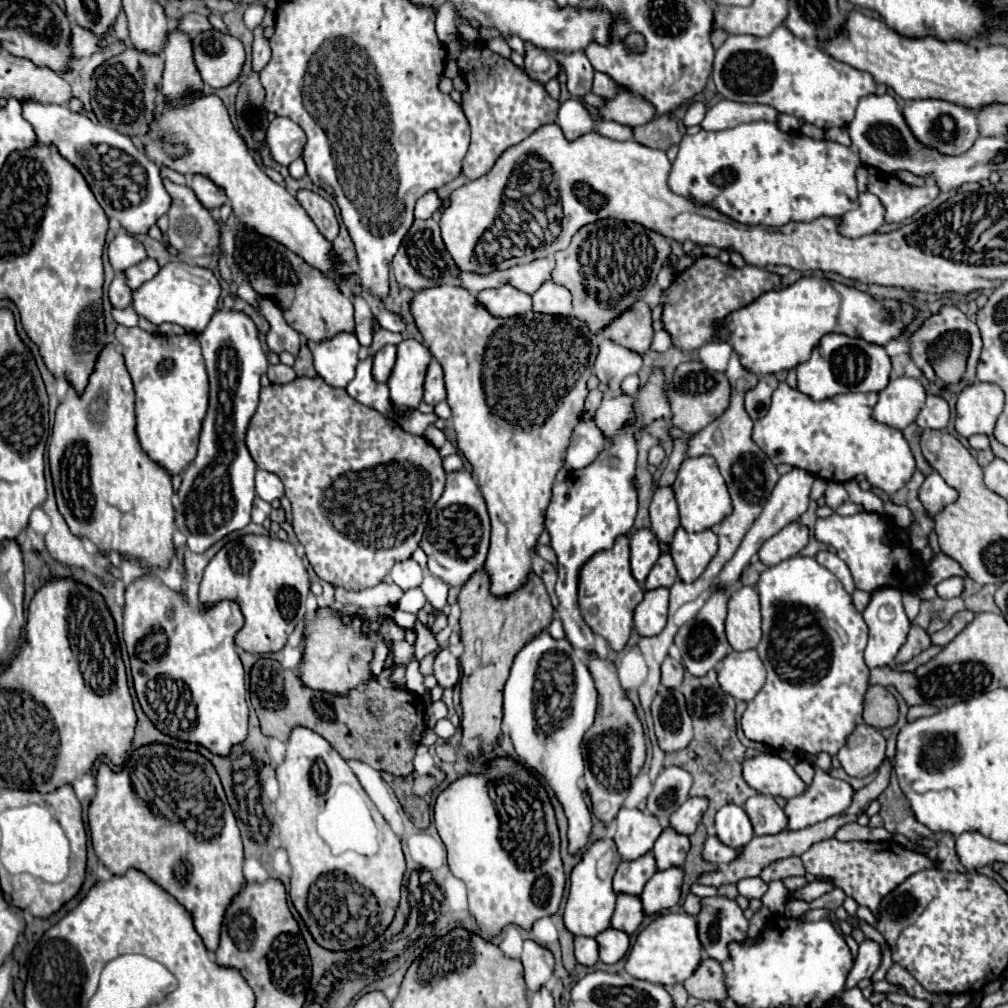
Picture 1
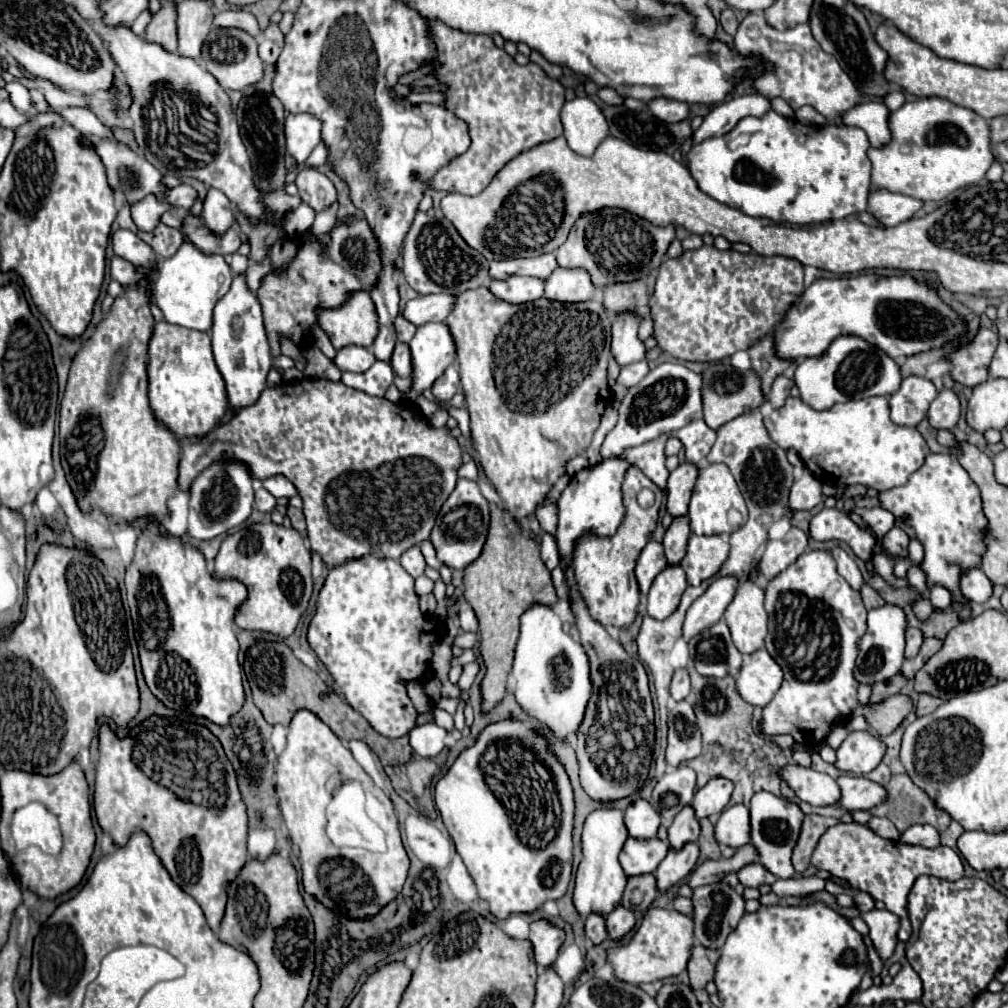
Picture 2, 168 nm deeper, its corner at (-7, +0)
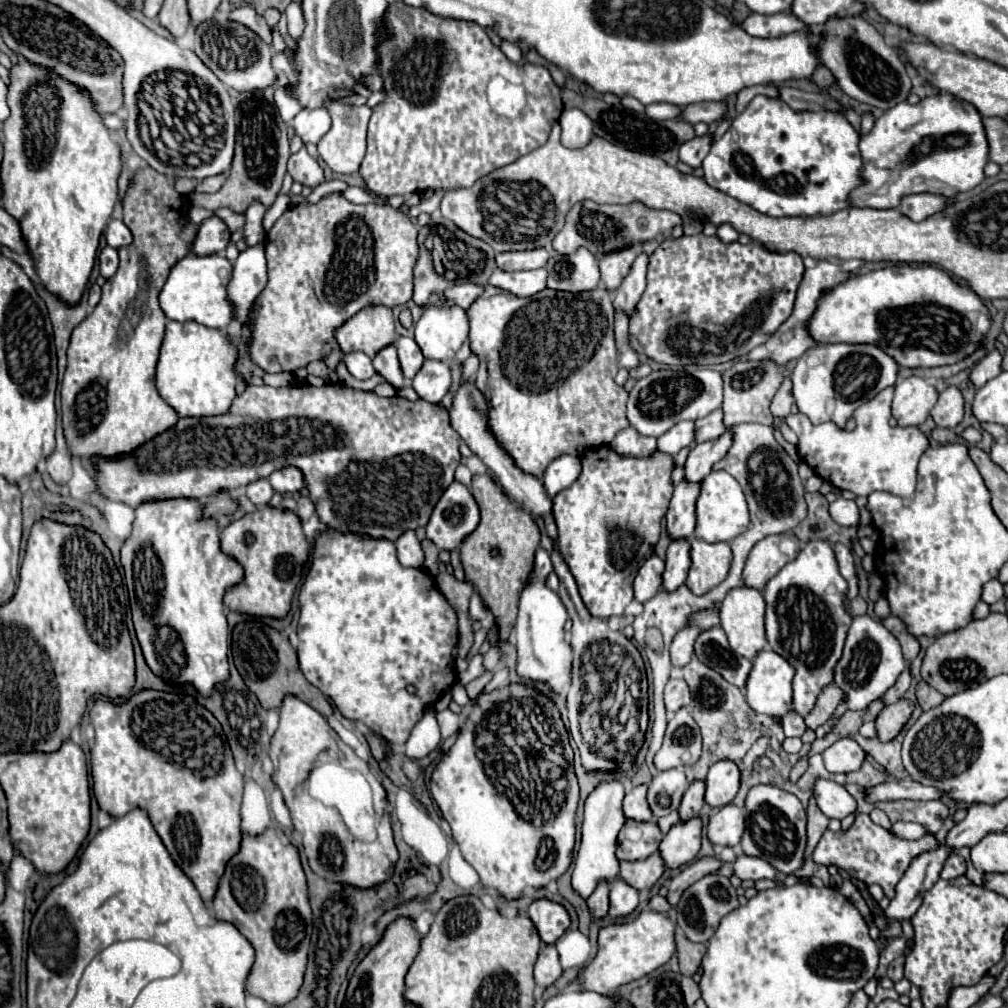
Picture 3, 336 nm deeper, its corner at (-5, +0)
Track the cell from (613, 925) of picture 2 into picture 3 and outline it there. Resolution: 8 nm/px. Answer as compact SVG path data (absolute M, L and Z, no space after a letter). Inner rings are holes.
M615 878L611 882L611 908L609 908L609 916L611 918L627 916L627 914L631 914L637 908L637 904L639 904L639 892L633 890L633 886L623 882L621 878Z

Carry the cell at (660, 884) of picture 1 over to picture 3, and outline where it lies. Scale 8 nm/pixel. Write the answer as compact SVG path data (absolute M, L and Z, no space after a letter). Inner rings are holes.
M701 818L679 820L661 840L661 856L667 868L679 868L695 860L701 848Z

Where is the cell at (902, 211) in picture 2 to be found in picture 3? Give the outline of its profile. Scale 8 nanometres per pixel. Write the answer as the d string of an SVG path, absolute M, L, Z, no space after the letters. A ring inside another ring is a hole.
M913 194L901 200L899 210L915 222L923 222L925 218L945 210L947 204L949 204L949 198L939 194Z

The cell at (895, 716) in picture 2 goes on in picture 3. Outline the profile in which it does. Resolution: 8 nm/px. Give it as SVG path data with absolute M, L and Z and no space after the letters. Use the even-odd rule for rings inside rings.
M903 698L891 706L885 706L875 720L879 740L881 742L893 740L903 730L903 726L907 724L913 708L915 708L915 704L911 700L903 700Z

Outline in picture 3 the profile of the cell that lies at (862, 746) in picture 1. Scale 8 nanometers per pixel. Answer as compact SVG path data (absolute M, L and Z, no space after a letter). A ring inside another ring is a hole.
M853 738L837 740L823 752L823 762L829 772L853 772L865 760L863 748Z

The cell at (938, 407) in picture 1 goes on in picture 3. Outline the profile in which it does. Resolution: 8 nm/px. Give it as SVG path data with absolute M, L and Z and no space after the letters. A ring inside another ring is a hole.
M949 386L945 392L939 394L939 400L931 410L931 418L937 426L943 428L955 428L963 420L963 396L959 388Z

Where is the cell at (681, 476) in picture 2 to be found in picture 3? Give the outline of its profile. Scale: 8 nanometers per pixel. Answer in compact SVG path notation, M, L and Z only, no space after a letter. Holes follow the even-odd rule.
M723 432L717 440L709 440L709 442L701 442L697 444L685 464L685 480L689 482L701 482L713 468L715 462L719 462L727 452L729 446L733 444L733 438L727 432Z

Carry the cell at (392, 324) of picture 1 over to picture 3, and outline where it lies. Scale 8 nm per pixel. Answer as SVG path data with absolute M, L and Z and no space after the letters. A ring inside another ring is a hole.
M465 282L465 284L457 284L451 286L443 292L447 304L459 304L461 308L469 308L481 294L485 292L485 286L477 286L473 282Z

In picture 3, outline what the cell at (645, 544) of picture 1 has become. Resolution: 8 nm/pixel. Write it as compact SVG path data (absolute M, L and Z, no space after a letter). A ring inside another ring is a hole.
M653 554L637 572L635 576L635 600L637 602L647 602L661 590L661 576L665 570L665 562Z

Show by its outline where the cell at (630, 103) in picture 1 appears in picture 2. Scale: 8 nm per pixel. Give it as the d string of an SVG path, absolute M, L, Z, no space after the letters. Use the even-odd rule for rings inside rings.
M653 98L647 102L647 110L663 122L681 122L689 116L689 106L685 102L669 98Z

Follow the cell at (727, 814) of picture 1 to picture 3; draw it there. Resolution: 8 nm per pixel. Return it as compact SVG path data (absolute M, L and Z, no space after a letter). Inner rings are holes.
M727 804L719 808L715 816L711 816L707 826L707 836L711 844L735 846L739 844L743 830L745 830L745 810L735 804Z

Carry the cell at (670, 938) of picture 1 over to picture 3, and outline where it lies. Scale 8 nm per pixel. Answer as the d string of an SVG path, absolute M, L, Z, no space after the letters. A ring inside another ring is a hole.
M643 910L635 920L625 924L611 924L599 930L597 956L579 970L577 990L593 990L597 994L611 994L621 984L643 978L655 968L663 966L675 954L675 926L659 912Z

